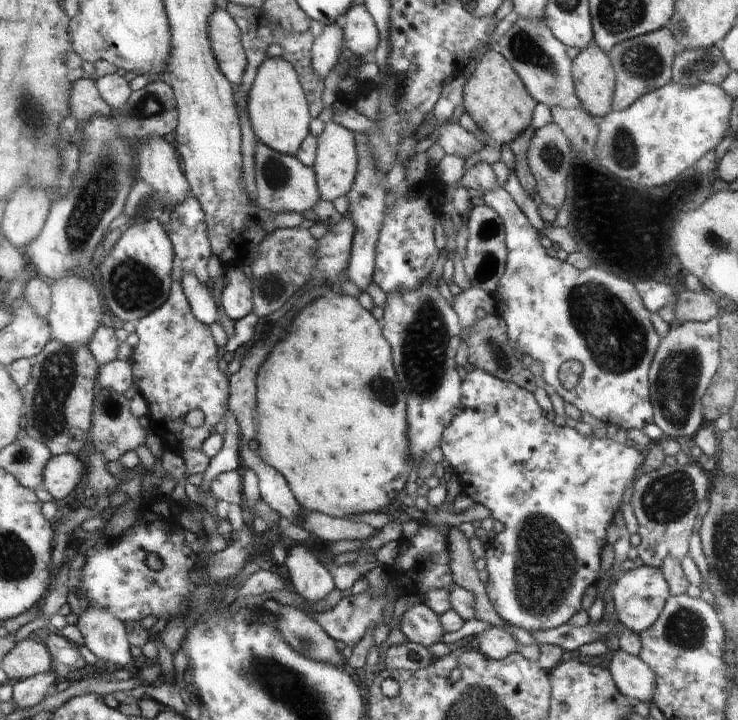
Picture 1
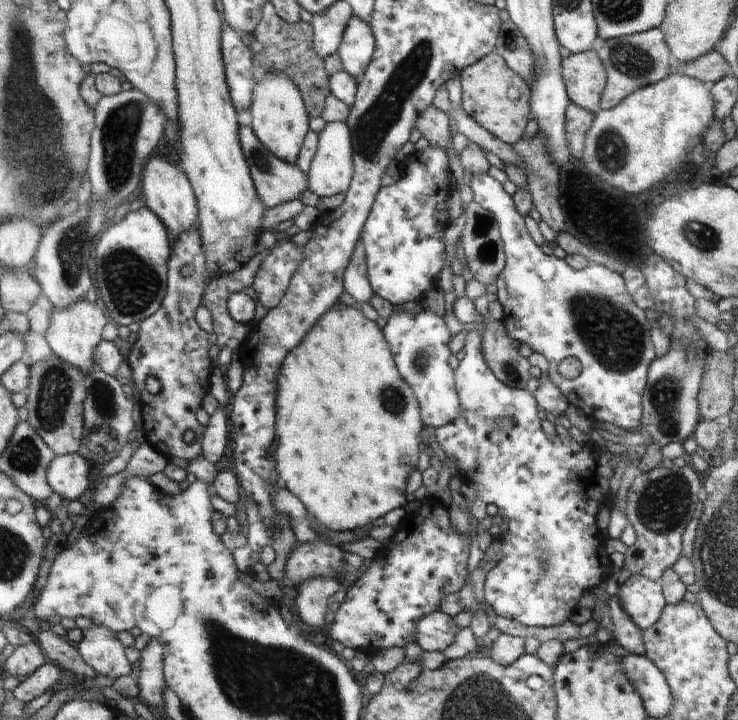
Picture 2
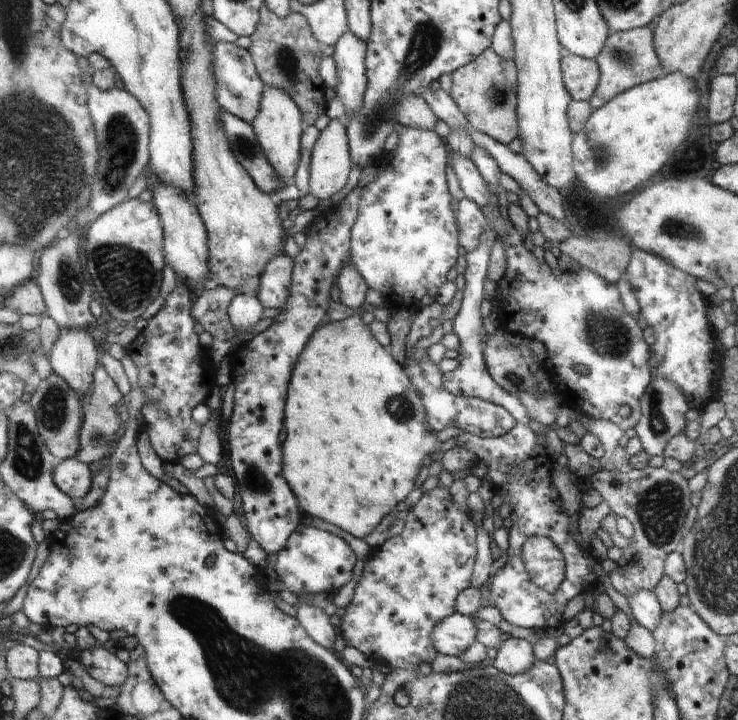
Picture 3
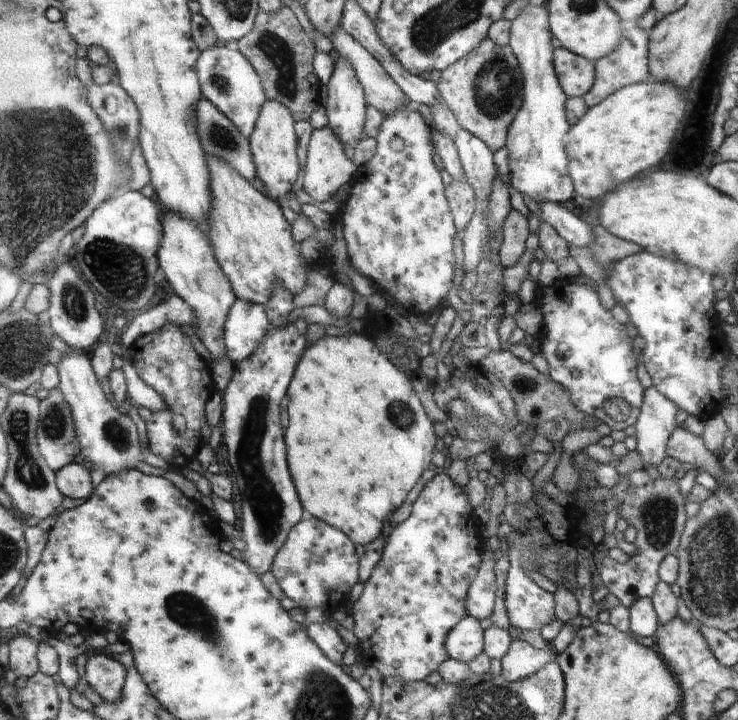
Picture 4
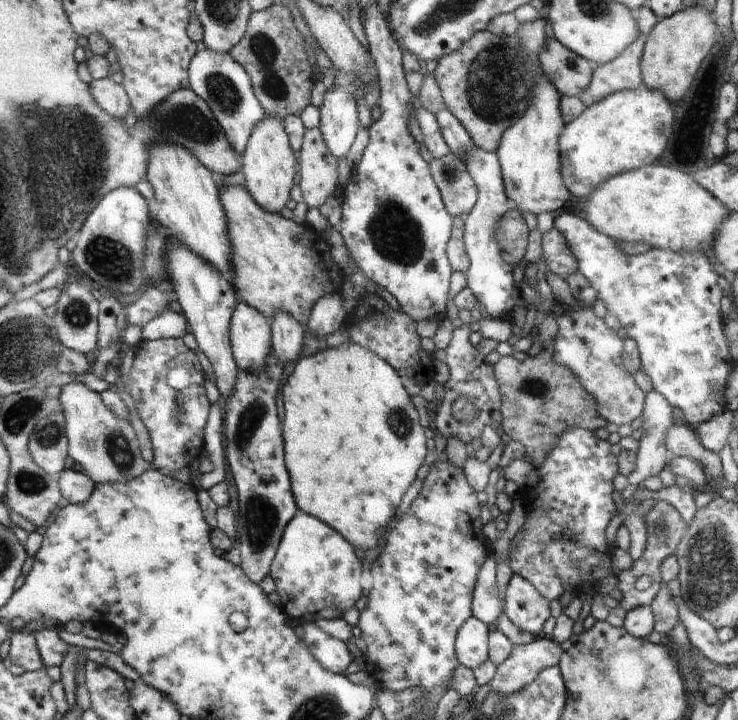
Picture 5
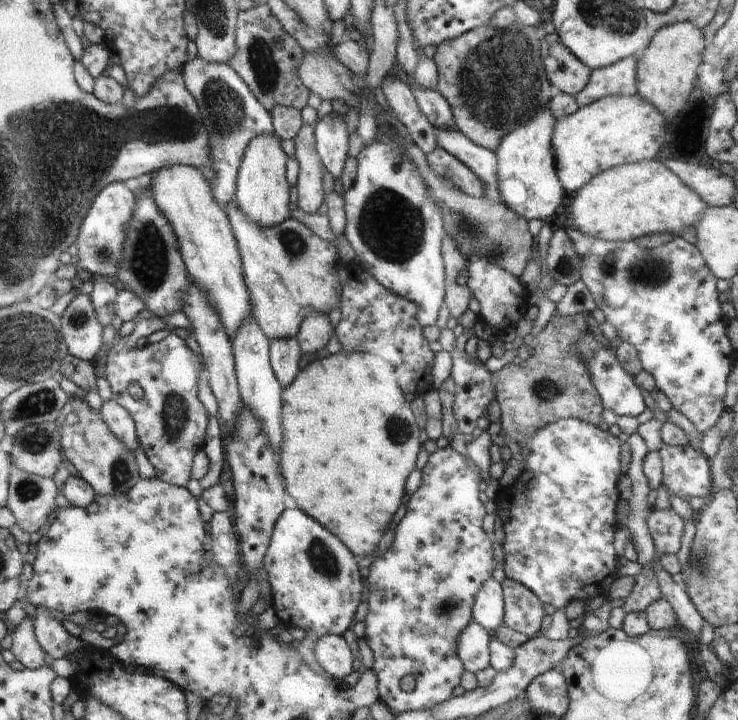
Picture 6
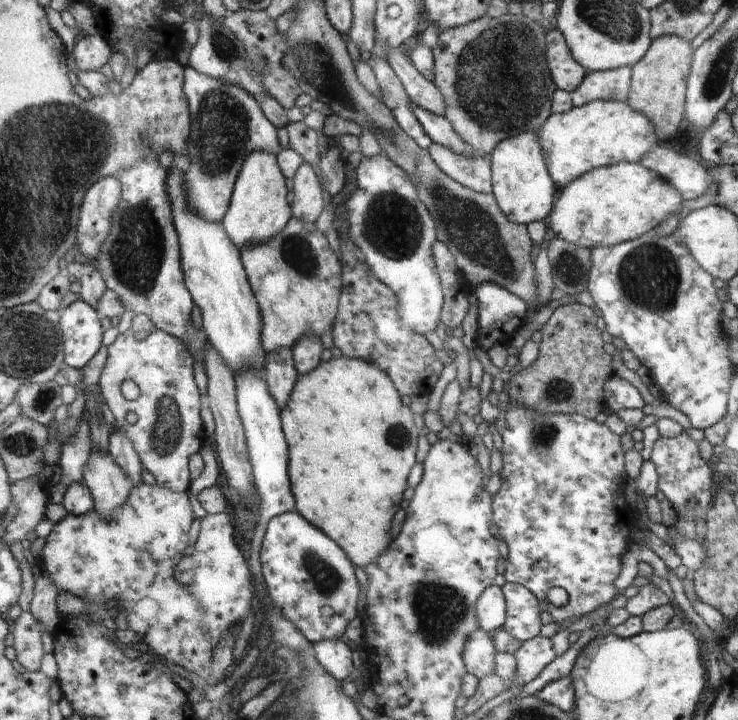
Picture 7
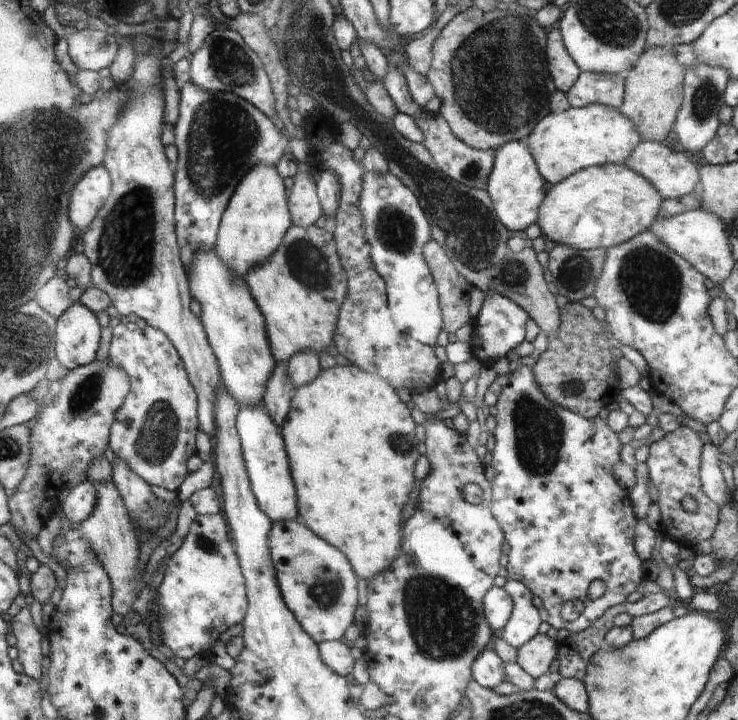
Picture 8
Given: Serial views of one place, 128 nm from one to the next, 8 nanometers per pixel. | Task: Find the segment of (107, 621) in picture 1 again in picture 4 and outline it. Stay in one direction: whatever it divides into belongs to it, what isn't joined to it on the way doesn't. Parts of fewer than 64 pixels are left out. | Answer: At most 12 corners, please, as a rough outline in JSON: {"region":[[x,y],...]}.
{"region":[[96,653],[86,676],[105,701],[125,696],[129,670]]}

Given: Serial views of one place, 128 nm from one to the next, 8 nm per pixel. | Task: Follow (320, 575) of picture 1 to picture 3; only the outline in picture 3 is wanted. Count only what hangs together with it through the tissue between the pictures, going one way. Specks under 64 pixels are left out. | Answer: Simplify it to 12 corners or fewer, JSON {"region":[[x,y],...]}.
{"region":[[297,605],[298,622],[314,642],[332,649],[338,630],[318,606]]}

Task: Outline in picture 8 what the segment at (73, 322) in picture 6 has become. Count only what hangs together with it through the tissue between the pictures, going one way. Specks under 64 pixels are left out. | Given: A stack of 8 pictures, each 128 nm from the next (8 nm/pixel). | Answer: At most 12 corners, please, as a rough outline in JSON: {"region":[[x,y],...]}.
{"region":[[80,300],[58,319],[58,363],[98,361],[104,327]]}

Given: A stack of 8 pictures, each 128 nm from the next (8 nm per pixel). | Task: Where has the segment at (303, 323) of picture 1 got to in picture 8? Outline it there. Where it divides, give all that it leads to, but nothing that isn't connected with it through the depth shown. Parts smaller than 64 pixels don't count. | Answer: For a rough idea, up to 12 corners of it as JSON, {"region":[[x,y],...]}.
{"region":[[354,363],[280,427],[300,520],[370,580],[422,456],[411,401]]}

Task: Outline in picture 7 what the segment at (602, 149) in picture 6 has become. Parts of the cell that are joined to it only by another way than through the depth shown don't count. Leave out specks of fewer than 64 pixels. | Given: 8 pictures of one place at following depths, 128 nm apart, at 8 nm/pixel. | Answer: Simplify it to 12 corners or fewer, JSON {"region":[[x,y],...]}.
{"region":[[595,100],[537,132],[560,188],[592,169],[642,163],[683,199],[710,172],[658,144],[652,119]]}

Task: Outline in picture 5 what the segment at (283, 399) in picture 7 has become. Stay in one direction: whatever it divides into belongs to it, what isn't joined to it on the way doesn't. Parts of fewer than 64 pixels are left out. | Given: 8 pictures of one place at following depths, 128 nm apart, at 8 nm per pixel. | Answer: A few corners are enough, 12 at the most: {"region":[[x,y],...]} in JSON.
{"region":[[288,311],[270,318],[272,350],[297,358],[304,327]]}

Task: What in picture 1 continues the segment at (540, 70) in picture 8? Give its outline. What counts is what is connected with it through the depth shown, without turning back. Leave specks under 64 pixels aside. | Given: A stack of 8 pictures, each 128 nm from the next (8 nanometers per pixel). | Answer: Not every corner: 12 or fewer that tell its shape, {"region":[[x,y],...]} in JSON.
{"region":[[498,50],[468,70],[464,111],[498,146],[536,106]]}

